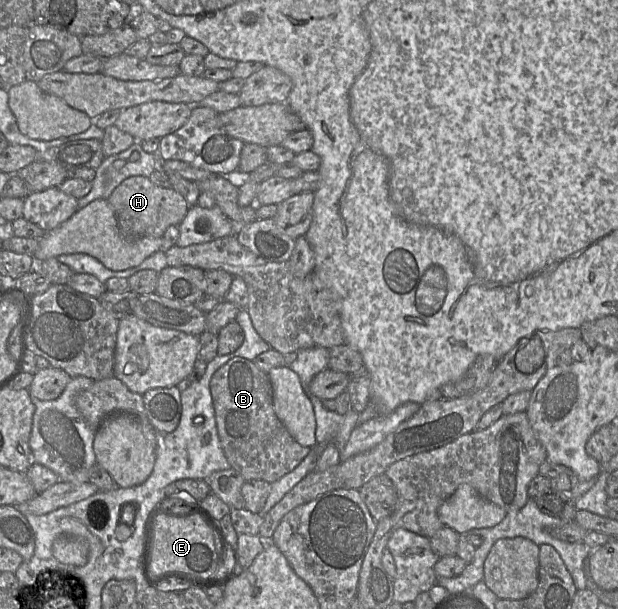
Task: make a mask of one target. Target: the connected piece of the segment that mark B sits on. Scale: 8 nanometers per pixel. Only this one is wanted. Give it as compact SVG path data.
M233 357L210 380L218 436L230 466L246 480L276 482L298 466L311 451L300 445L277 417L268 375L251 360Z

